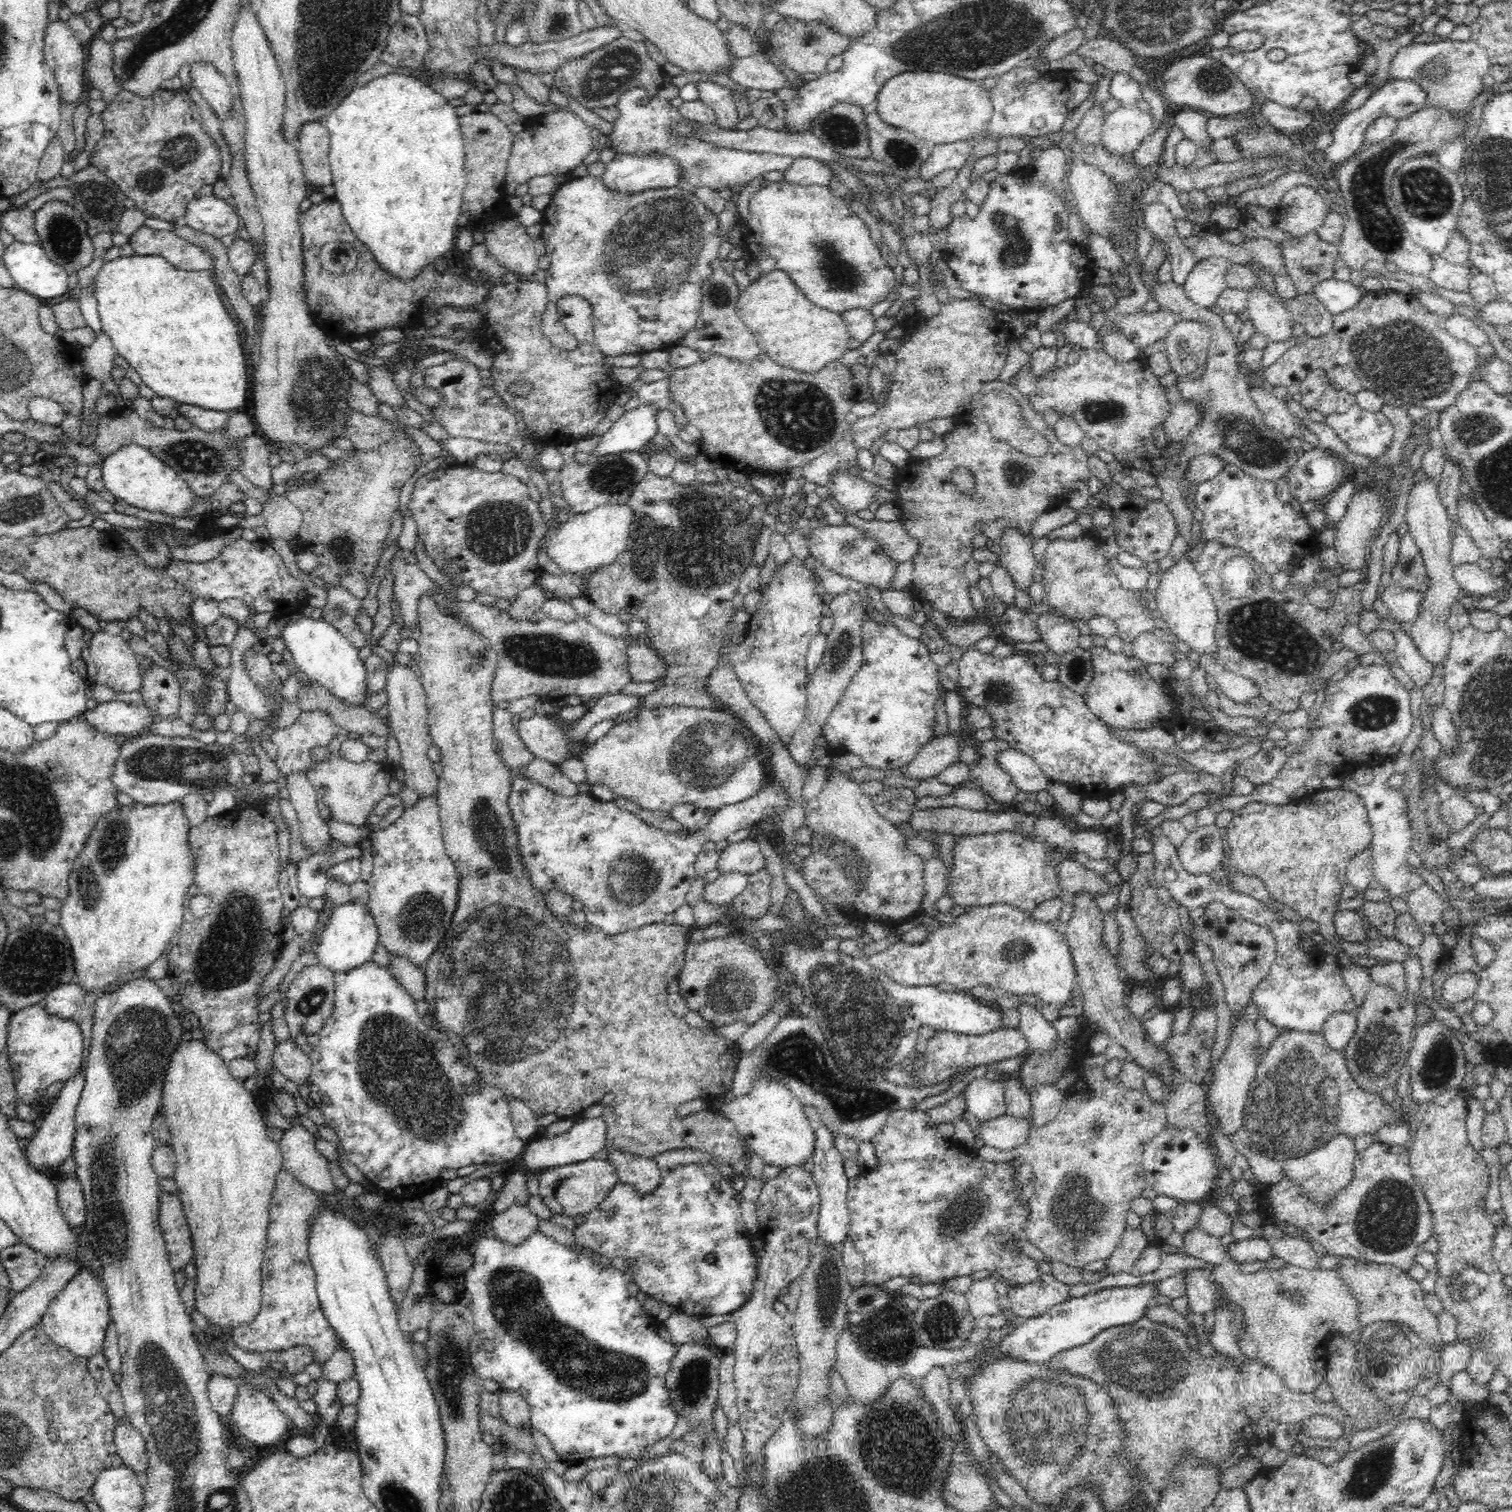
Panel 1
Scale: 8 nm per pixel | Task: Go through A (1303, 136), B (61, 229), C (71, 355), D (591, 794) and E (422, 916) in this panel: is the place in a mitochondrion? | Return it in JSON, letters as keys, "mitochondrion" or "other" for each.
{"A":"other","B":"mitochondrion","C":"other","D":"other","E":"mitochondrion"}

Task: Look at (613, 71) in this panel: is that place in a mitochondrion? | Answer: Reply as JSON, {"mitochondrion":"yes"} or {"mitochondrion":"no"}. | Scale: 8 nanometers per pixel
{"mitochondrion":"yes"}

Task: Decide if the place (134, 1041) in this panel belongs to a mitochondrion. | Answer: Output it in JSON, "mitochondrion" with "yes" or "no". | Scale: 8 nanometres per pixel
{"mitochondrion":"yes"}

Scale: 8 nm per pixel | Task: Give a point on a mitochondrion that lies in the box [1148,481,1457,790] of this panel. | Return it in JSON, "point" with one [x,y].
{"point":[1262,630]}

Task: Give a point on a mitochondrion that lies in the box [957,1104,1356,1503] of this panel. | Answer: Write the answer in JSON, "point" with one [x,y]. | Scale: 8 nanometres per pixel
{"point":[1041,1400]}

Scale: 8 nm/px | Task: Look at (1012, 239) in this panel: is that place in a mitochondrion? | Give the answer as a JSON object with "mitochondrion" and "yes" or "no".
{"mitochondrion":"yes"}

